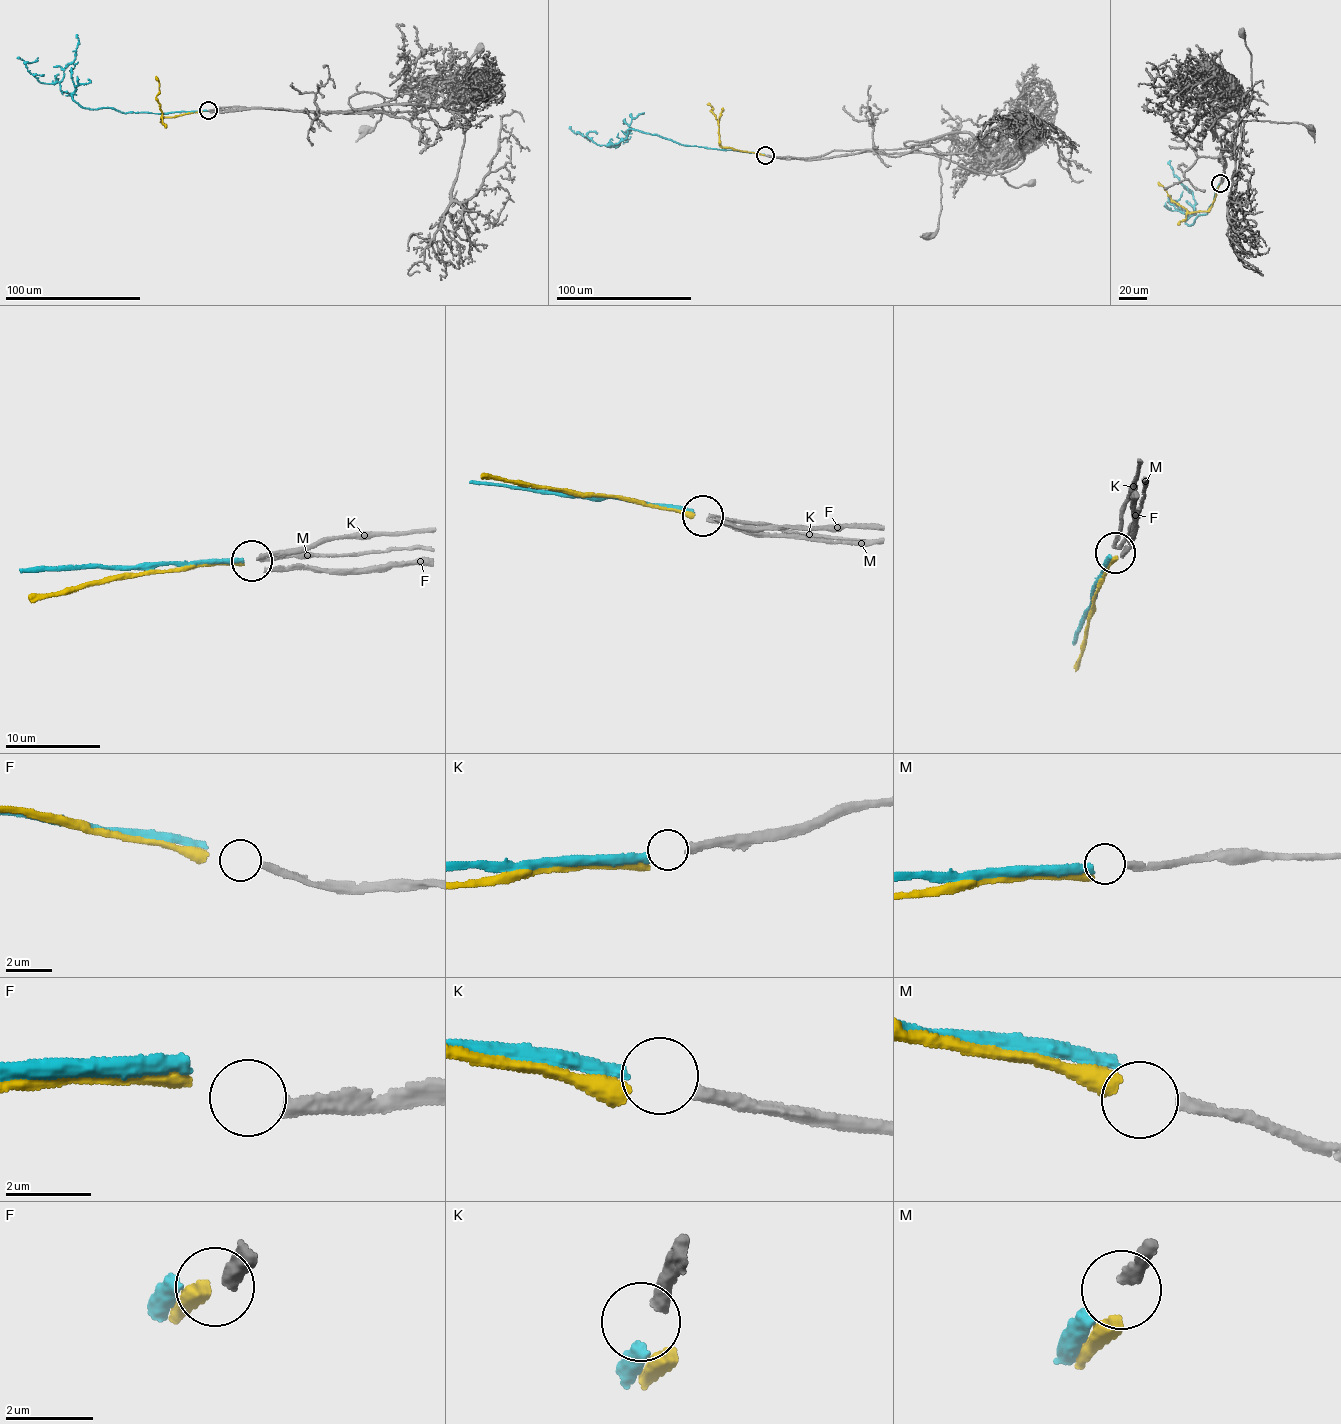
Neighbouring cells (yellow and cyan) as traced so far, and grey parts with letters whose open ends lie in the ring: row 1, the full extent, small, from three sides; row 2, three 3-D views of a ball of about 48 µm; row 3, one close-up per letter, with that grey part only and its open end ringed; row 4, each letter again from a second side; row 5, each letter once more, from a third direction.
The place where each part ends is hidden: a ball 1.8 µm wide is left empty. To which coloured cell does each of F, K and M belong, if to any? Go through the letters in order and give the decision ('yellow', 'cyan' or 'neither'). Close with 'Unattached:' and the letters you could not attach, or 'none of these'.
F: neither
K: cyan
M: yellow
Unattached: F

